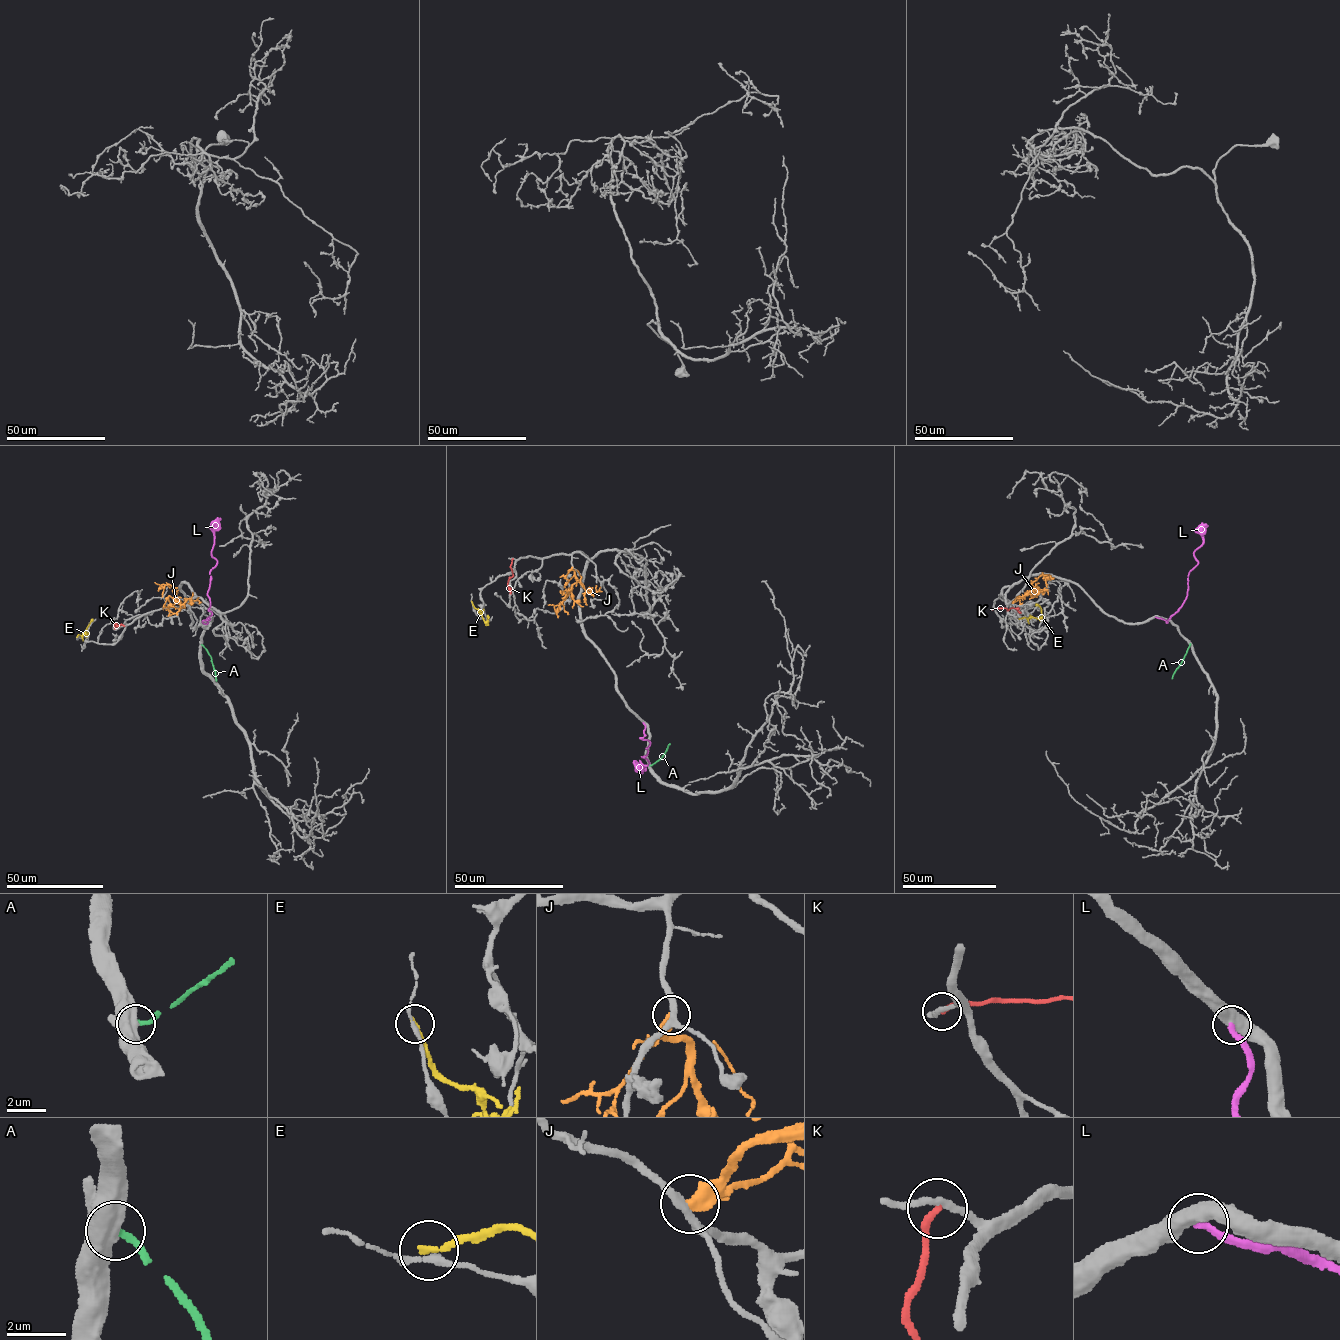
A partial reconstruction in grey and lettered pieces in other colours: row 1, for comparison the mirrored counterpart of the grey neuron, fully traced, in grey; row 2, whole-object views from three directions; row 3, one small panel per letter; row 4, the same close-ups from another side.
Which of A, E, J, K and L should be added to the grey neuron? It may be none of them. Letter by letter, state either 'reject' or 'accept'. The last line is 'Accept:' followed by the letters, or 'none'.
A: reject
E: reject
J: reject
K: reject
L: reject
Accept: none

